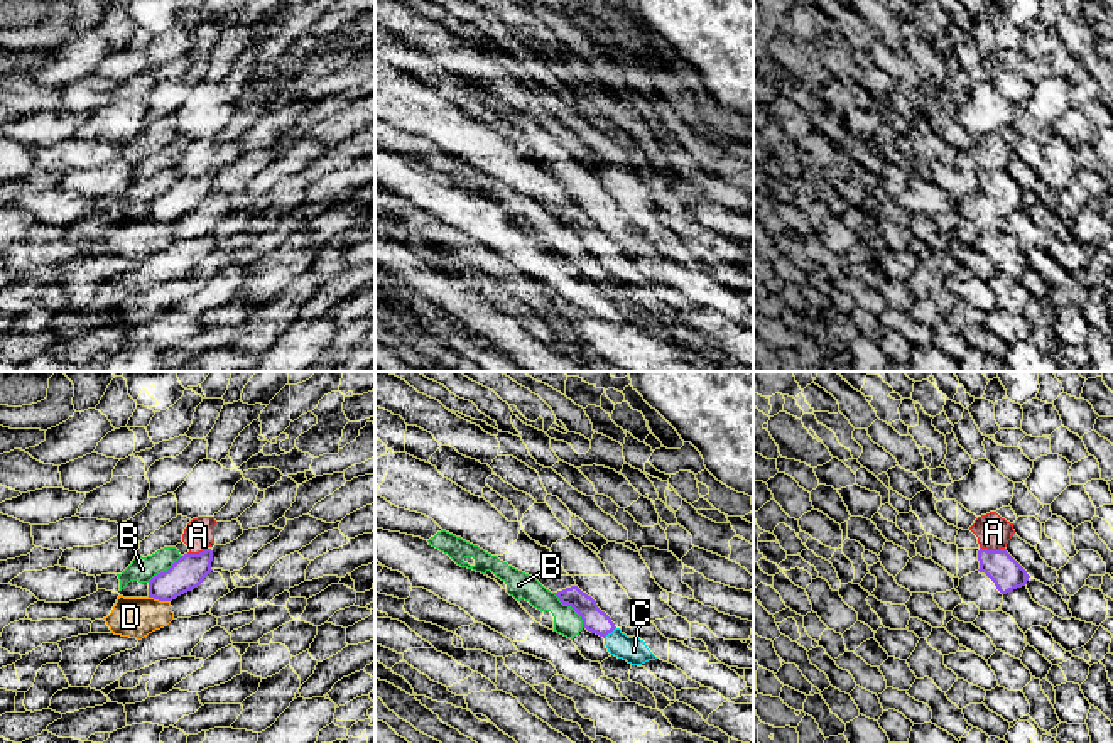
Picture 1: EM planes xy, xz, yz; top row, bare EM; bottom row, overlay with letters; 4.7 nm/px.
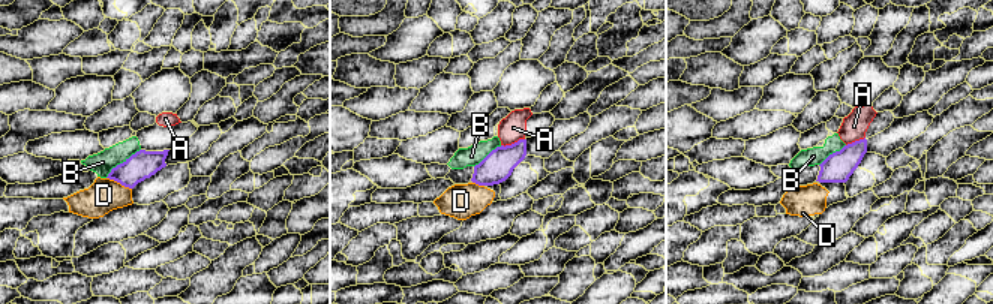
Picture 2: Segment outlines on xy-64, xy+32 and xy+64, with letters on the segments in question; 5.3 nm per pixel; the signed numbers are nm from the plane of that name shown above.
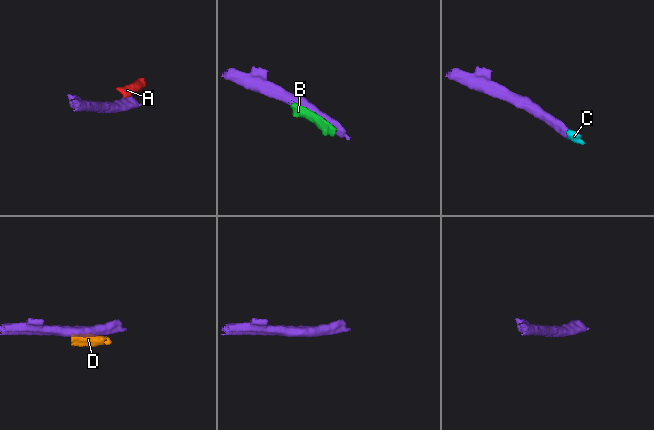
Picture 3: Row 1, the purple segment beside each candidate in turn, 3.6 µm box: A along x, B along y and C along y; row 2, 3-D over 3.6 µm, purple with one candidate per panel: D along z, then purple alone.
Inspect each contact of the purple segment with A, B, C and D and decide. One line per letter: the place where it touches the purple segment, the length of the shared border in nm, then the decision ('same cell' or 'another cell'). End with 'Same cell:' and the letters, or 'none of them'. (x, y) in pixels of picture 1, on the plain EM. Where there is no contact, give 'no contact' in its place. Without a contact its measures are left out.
A: yz (992, 173) | 120 nm | another cell
B: xz (571, 228) | 220 nm | another cell
C: xz (608, 254) | 80 nm | same cell
D: xy (159, 222) | 100 nm | another cell
Same cell: C

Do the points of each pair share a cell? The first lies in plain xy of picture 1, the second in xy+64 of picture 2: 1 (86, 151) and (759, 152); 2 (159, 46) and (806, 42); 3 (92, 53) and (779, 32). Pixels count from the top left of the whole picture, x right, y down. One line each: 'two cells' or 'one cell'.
1: two cells
2: two cells
3: one cell

